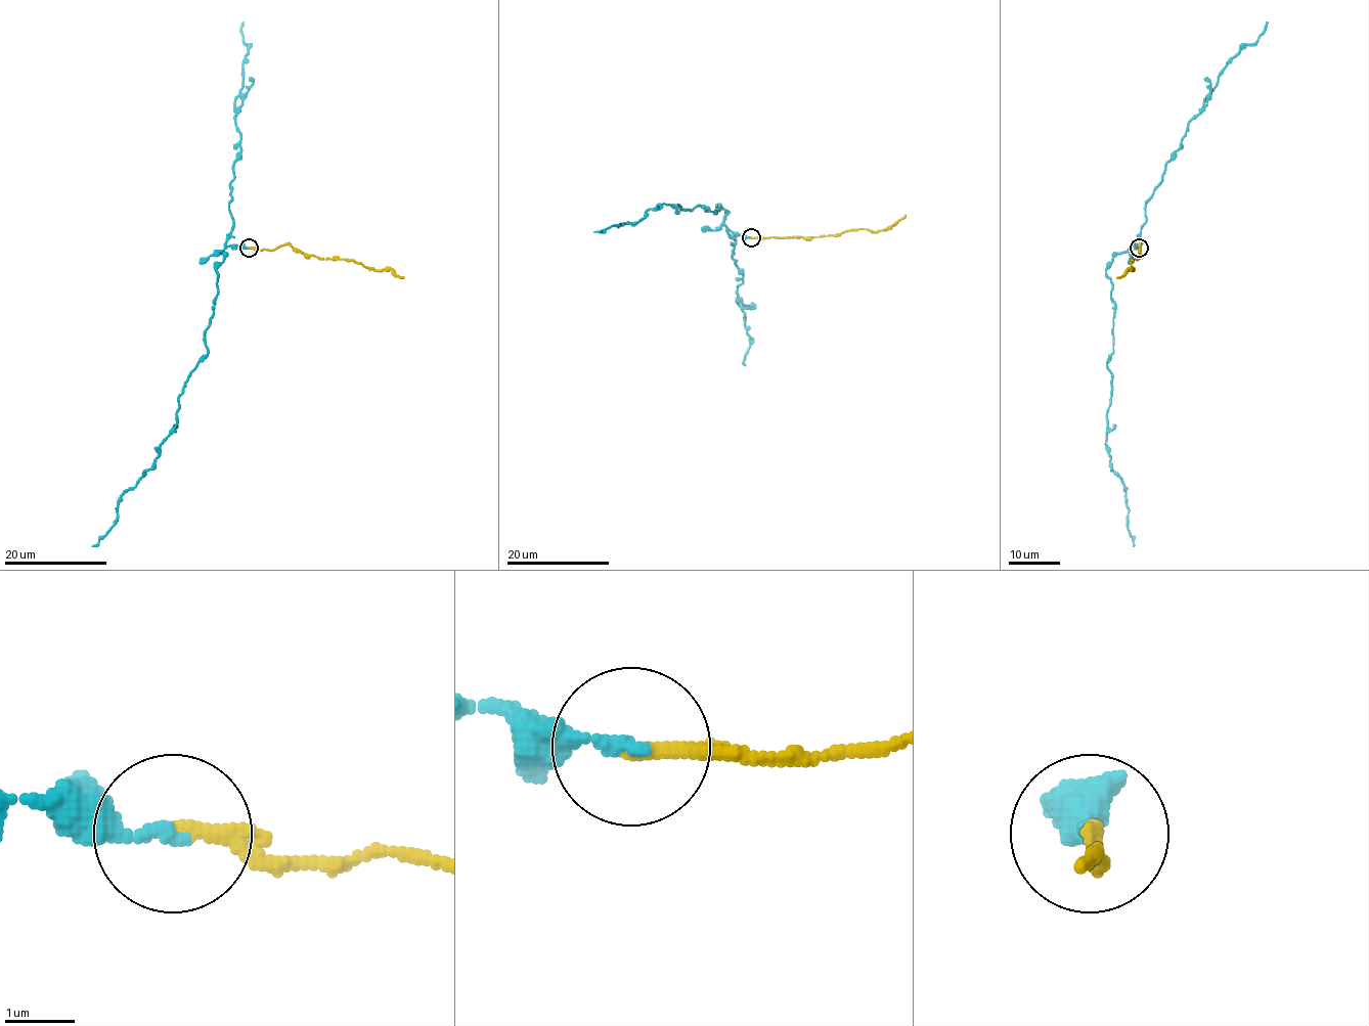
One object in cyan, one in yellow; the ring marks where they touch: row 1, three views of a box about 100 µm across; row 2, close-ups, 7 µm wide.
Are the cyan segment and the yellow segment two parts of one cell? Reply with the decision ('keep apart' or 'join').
join

